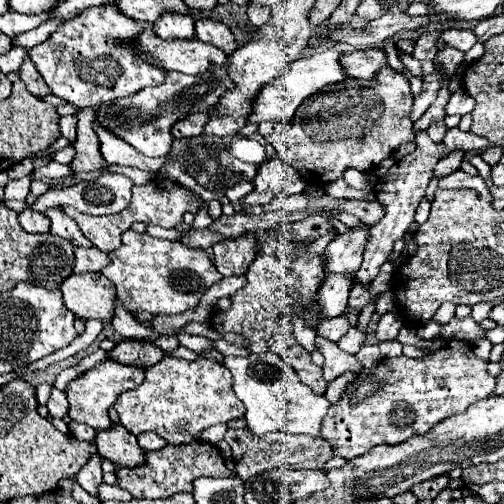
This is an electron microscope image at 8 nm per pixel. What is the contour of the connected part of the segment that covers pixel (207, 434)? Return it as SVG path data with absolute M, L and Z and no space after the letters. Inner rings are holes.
M216 424L208 430L204 430L204 434L200 434L200 440L206 440L210 444L218 444L222 438L224 438L224 432L226 432L226 424Z

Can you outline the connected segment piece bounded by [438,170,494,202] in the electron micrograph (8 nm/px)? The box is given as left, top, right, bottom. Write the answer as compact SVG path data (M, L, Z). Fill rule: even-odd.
M456 170L448 178L444 176L438 184L440 184L440 188L474 188L484 200L488 200L488 202L494 200L492 194L488 192L484 180L480 176L468 176L464 170Z

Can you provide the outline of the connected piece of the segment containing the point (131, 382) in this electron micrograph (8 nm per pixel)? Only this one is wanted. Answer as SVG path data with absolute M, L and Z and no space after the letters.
M104 360L104 362L96 364L94 368L90 368L84 376L80 376L68 384L68 390L66 390L68 404L70 404L68 416L74 422L84 422L84 424L92 426L94 430L108 430L108 428L112 428L108 408L116 402L118 394L122 394L124 390L136 388L142 382L144 382L144 368L120 364L114 360Z

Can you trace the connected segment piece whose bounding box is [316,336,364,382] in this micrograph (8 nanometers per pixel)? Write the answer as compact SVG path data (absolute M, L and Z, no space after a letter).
M316 336L316 350L320 350L322 356L324 356L322 370L324 370L324 380L326 382L332 382L334 378L338 378L344 372L360 374L364 370L362 362L354 354L348 354L344 350L340 350L336 342L324 340L322 336Z

